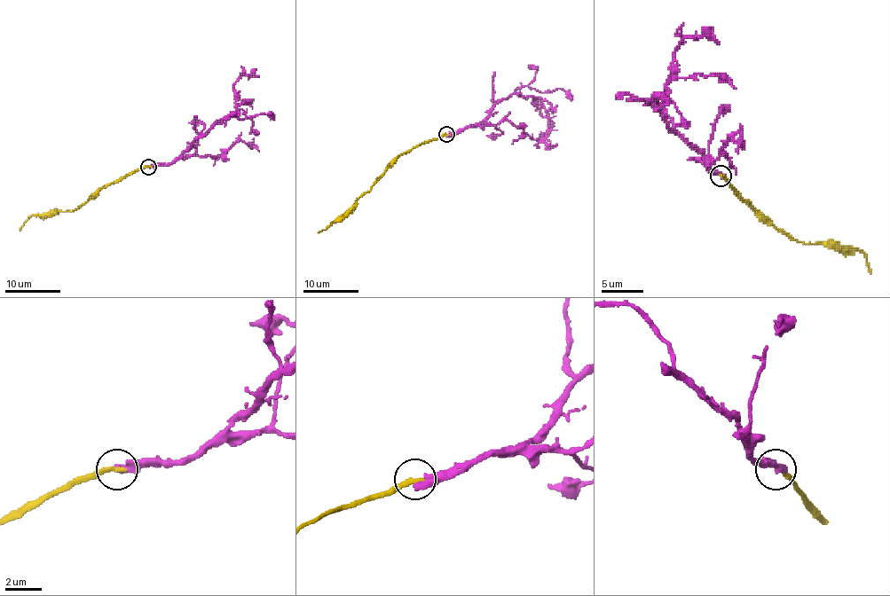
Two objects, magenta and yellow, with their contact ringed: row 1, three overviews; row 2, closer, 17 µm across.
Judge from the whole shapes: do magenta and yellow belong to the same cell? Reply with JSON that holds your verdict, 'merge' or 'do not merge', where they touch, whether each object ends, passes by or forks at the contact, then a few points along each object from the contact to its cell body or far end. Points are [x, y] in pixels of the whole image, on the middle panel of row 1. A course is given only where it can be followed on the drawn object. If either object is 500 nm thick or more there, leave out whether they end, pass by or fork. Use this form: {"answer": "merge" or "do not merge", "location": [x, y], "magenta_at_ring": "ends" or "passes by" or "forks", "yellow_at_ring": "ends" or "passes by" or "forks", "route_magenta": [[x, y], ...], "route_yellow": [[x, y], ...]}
{"answer": "do not merge", "location": [446, 134], "magenta_at_ring": "ends", "yellow_at_ring": "ends", "route_magenta": [[448, 134], [476, 127], [496, 104], [515, 94], [533, 98], [533, 104], [550, 121], [550, 129], [546, 133]], "route_yellow": [[446, 134], [402, 153], [370, 190], [332, 224], [318, 232]]}

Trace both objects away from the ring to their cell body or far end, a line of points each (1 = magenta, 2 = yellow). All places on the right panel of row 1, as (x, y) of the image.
1: (721, 176), (715, 175), (711, 161), (674, 132), (660, 111), (674, 48), (685, 37), (702, 35), (719, 44)
2: (721, 176), (774, 227), (805, 244), (858, 248), (870, 273)

